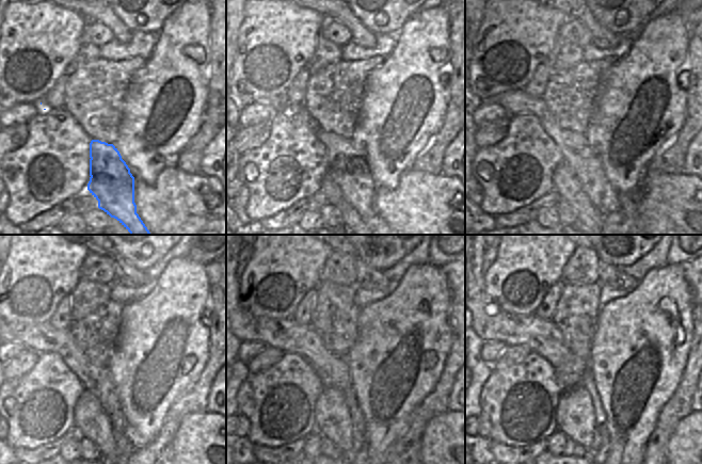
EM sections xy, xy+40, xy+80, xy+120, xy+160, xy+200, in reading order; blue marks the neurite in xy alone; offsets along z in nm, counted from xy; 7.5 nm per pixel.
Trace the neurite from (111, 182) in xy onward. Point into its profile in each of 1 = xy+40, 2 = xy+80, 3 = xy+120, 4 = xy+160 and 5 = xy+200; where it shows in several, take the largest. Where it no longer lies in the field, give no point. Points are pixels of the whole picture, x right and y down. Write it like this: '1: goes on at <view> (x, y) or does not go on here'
1: goes on at xy+40 (348, 170)
2: goes on at xy+80 (576, 152)
3: goes on at xy+120 (43, 338)
4: goes on at xy+160 (287, 335)
5: goes on at xy+200 (492, 324)

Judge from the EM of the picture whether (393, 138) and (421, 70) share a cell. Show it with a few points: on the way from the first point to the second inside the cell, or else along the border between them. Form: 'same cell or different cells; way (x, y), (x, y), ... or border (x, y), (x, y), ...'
same cell; way (398, 120), (403, 108), (409, 83)

